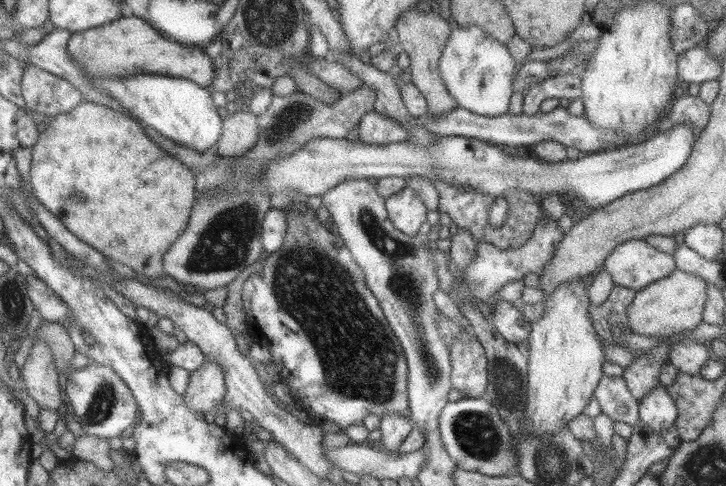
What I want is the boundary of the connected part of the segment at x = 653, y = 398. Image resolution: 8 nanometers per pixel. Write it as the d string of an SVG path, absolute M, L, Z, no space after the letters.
M660 384L652 388L638 403L638 420L656 434L665 432L677 418L677 409Z

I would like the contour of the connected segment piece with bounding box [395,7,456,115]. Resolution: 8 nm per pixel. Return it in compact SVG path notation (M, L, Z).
M414 7L400 14L395 29L398 34L398 40L401 43L401 48L403 52L406 52L410 60L410 83L417 87L417 90L425 99L426 115L447 114L451 112L456 107L456 102L452 96L449 96L438 69L443 47L450 35L447 21L439 17L439 13L431 11L431 9L427 13L421 13Z

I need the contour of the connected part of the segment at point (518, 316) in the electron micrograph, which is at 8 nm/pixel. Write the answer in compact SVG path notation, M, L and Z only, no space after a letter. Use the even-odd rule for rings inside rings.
M498 300L491 321L495 331L507 342L519 344L528 338L531 323L522 315L519 305Z

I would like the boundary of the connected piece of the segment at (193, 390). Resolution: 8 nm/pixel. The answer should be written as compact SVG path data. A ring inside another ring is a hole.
M207 361L188 376L188 383L183 394L183 402L194 412L215 410L225 391L222 370L218 364Z

